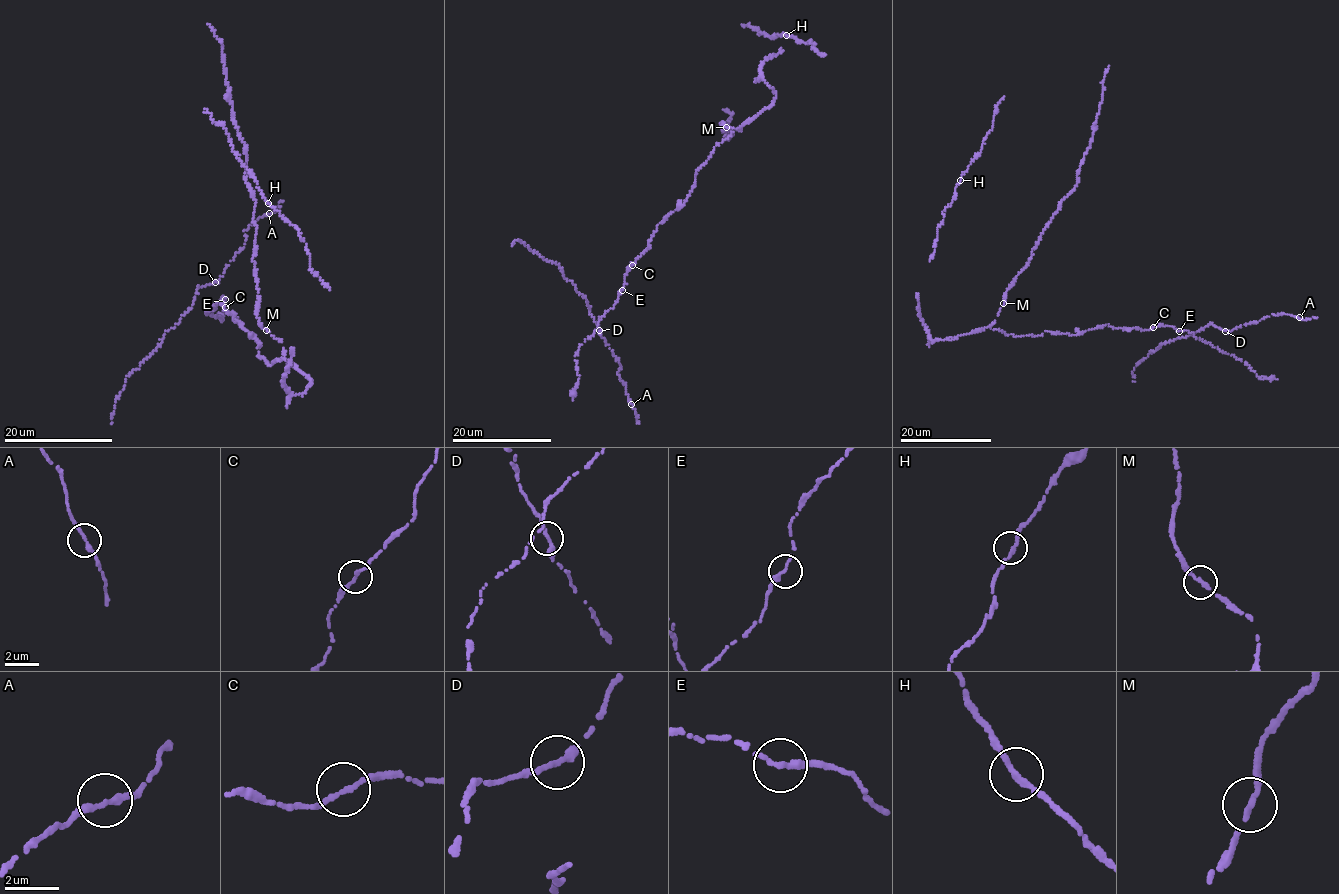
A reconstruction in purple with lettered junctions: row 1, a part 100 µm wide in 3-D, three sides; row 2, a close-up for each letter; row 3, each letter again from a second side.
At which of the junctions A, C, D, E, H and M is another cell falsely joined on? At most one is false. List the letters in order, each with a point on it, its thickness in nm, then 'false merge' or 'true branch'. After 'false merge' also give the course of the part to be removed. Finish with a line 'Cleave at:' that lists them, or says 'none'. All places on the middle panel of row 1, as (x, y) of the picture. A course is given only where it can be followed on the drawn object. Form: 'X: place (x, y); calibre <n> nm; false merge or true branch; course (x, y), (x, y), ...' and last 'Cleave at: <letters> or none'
A: place (631, 404); calibre 240 nm; true branch
C: place (632, 265); calibre 200 nm; true branch
D: place (599, 330); calibre 240 nm; true branch
E: place (622, 290); calibre 240 nm; true branch
H: place (786, 35); calibre 220 nm; true branch
M: place (726, 127); calibre 200 nm; true branch
Cleave at: none

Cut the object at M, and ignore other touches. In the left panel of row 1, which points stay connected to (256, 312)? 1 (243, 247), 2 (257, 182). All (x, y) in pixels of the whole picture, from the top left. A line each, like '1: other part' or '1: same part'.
1: other part
2: other part

